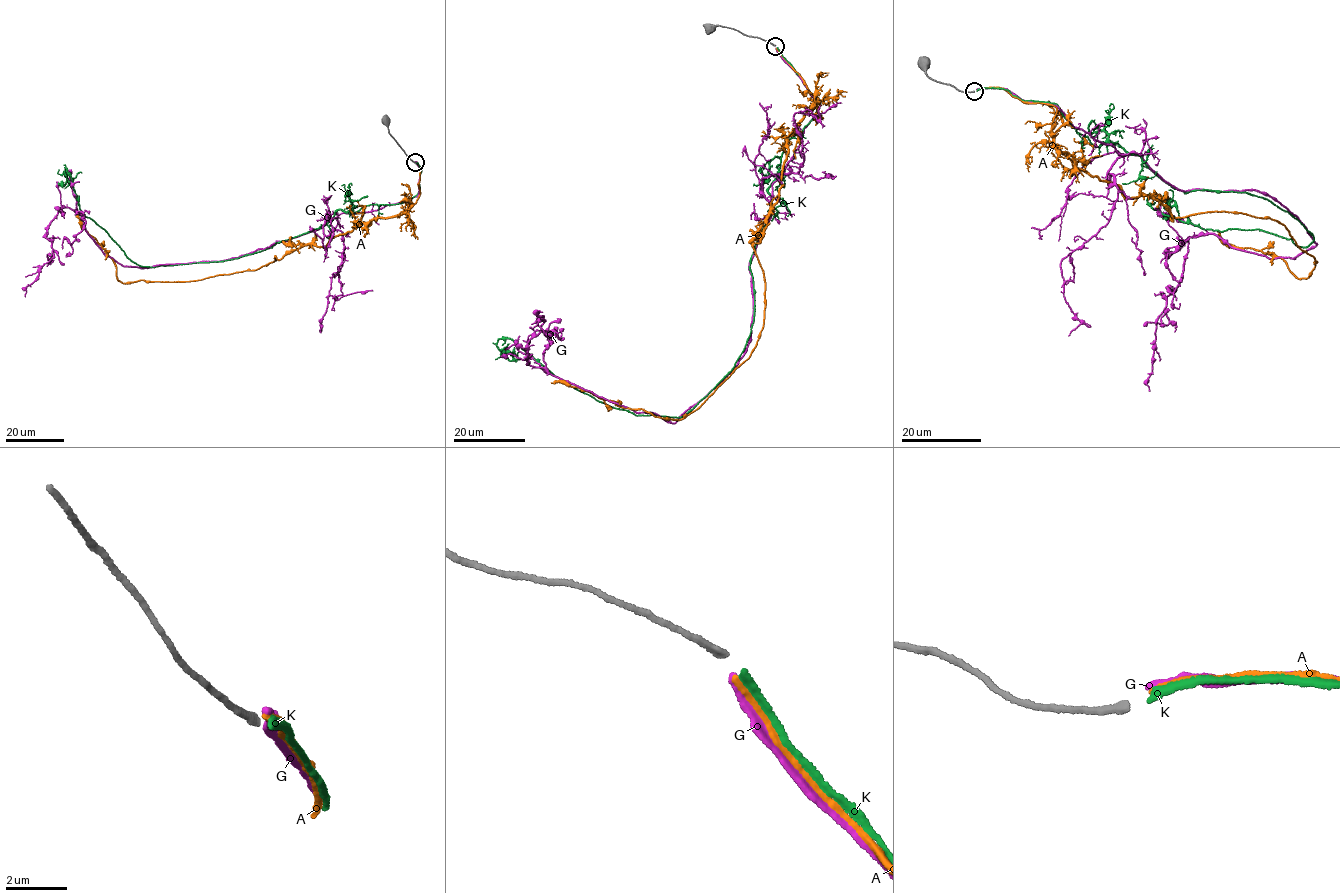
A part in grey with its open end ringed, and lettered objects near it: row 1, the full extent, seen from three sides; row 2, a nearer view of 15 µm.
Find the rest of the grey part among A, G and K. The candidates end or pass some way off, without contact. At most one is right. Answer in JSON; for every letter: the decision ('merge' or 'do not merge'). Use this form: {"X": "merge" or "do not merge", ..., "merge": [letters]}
{"A": "do not merge", "G": "do not merge", "K": "merge", "merge": ["K"]}

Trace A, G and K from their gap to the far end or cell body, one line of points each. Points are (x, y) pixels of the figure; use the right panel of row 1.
A: (976, 90), (1055, 108), (1053, 141), (1124, 198), (1271, 218), (1317, 261), (1300, 279), (1218, 232)
G: (976, 89), (1053, 105), (1179, 189), (1267, 193), (1316, 245), (1272, 259), (1189, 238), (1150, 391)
K: (977, 91), (1058, 106), (1182, 191), (1269, 200), (1313, 241), (1187, 224), (1148, 202), (1169, 190)

